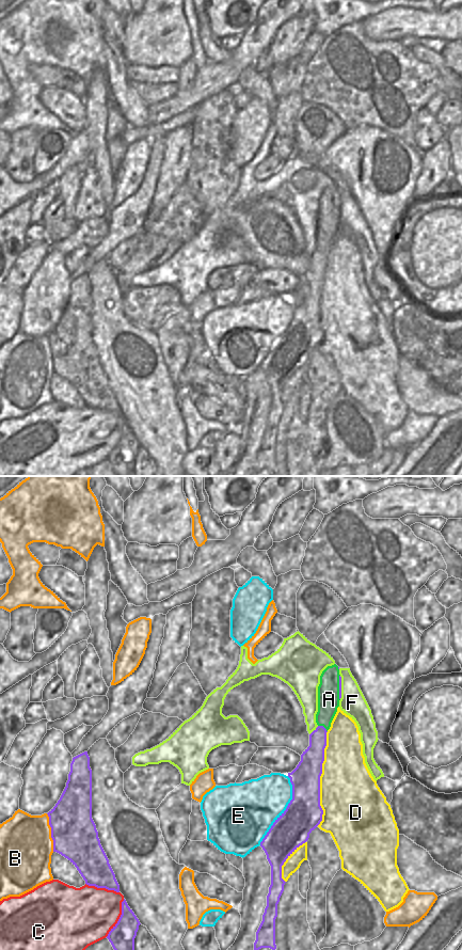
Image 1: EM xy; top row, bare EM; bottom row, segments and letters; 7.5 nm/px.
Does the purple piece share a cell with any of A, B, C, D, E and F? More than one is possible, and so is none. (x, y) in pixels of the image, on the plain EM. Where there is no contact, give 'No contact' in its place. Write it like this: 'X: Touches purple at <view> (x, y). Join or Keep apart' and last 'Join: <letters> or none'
A: Touches purple at xy (323, 249). Join
B: Touches purple at xy (51, 354). Keep apart
C: Touches purple at xy (120, 440). Keep apart
D: Touches purple at xy (319, 300). Keep apart
E: Touches purple at xy (285, 332). Keep apart
F: Touches purple at xy (314, 252). Keep apart
Join: A

